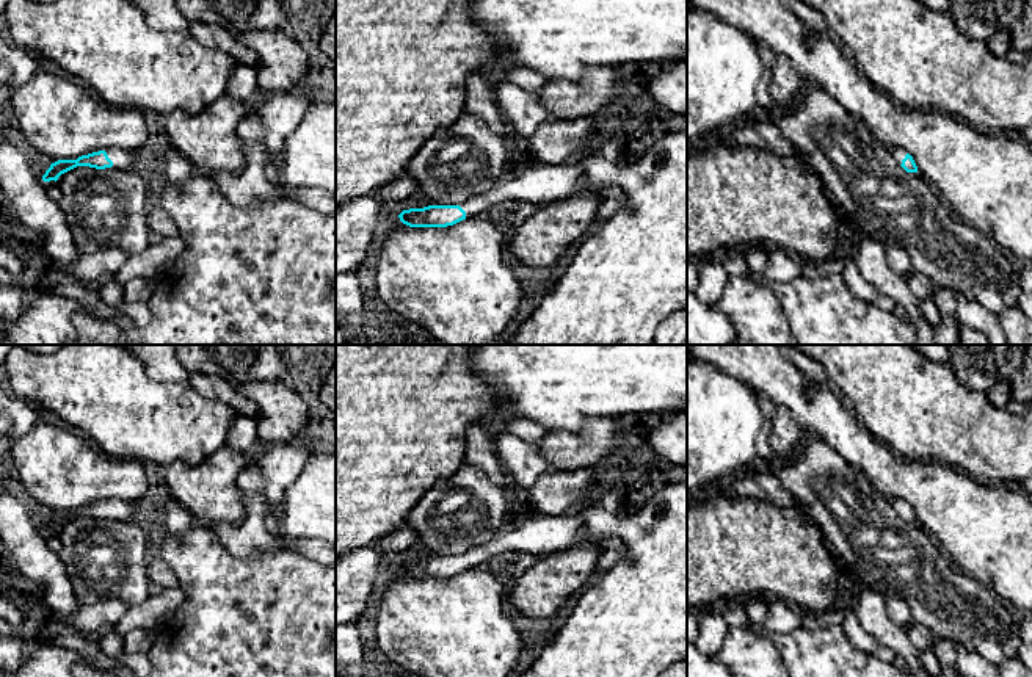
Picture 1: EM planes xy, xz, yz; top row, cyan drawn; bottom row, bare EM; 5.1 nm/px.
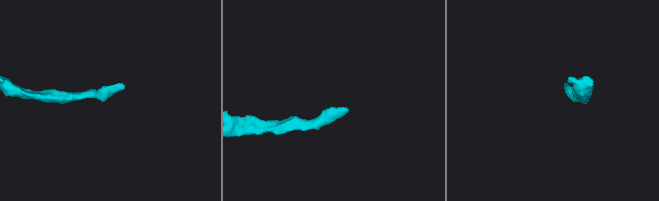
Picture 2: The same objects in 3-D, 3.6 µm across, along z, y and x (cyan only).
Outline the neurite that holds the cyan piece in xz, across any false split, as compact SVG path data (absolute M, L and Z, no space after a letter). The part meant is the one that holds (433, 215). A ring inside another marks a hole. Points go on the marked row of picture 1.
M687 130L656 133L623 161L609 154L568 165L538 161L460 205L409 208L398 218L409 227L447 227L481 216L497 202L544 204L572 194L580 177L590 185L620 186L623 204L580 241L566 271L507 345L652 345L657 326L687 307Z

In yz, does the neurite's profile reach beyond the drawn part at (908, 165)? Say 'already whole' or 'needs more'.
needs more

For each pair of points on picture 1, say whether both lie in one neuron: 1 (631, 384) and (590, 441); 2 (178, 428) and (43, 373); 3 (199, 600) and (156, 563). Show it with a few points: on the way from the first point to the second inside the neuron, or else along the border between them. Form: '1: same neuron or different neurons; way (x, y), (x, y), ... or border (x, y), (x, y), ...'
1: different neurons; border (631, 420), (588, 419), (581, 428), (571, 431)
2: same neuron; way (145, 420), (129, 416), (101, 387), (76, 383)
3: different neurons; border (157, 555), (173, 571), (179, 585)

